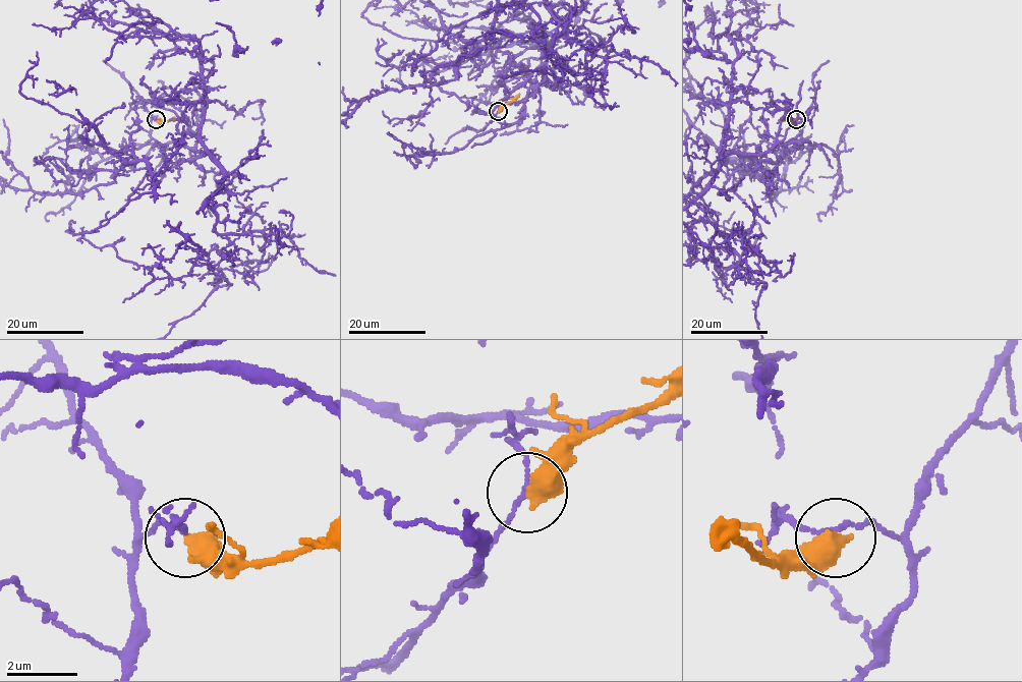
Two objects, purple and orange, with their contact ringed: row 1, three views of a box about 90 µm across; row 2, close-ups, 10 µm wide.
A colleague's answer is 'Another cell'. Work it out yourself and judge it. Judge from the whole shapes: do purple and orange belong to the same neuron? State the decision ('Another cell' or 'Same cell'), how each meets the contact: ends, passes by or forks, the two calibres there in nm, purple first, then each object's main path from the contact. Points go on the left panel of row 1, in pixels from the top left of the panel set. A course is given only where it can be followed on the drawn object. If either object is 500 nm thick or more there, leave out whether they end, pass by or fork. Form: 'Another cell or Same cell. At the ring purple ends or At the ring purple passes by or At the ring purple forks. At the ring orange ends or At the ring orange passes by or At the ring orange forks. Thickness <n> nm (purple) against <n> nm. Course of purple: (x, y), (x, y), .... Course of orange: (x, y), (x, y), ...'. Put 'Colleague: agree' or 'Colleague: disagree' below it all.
Another cell. Thickness 110 nm (purple) against 550 nm. Course of purple: (156, 118), (150, 136), (169, 161), (211, 153), (223, 173), (202, 207), (109, 238). Course of orange: (156, 119), (177, 119)
Colleague: agree

